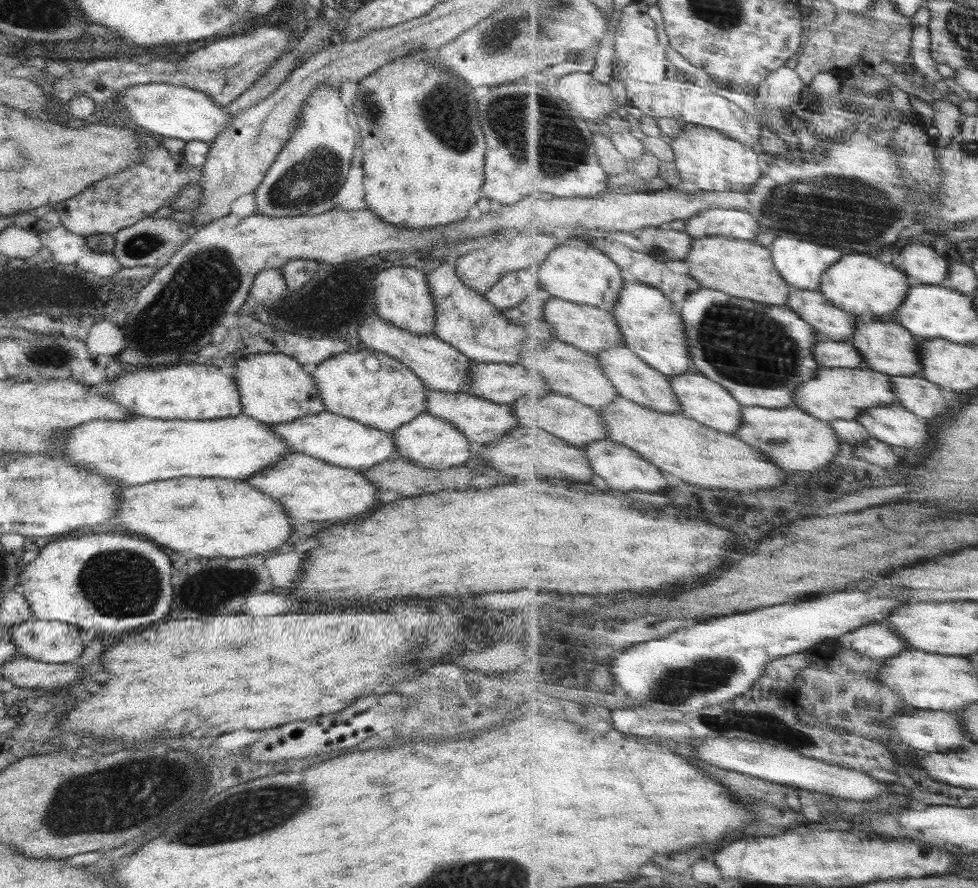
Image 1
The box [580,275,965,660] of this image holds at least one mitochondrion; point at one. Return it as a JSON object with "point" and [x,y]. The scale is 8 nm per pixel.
{"point":[747,347]}

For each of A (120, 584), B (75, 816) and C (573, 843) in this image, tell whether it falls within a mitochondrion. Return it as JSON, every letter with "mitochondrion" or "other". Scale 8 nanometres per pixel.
{"A":"mitochondrion","B":"mitochondrion","C":"other"}

